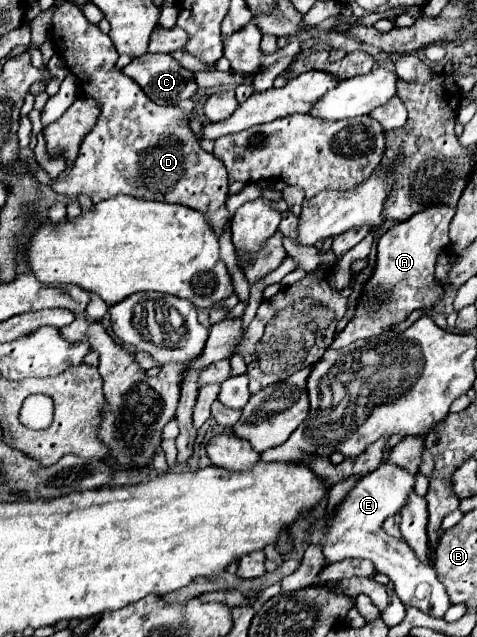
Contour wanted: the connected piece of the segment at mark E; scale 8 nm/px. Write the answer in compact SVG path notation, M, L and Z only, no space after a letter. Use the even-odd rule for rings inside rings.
M394 464L380 466L370 476L364 476L332 512L324 512L324 516L310 528L310 544L320 546L328 562L340 562L344 558L372 560L376 564L376 570L380 574L386 574L394 582L394 592L398 594L402 604L416 606L426 614L442 618L450 606L450 598L442 582L436 578L434 568L418 560L418 556L414 556L412 548L404 540L392 538L382 530L382 522L388 516L400 512L412 488L412 474Z

